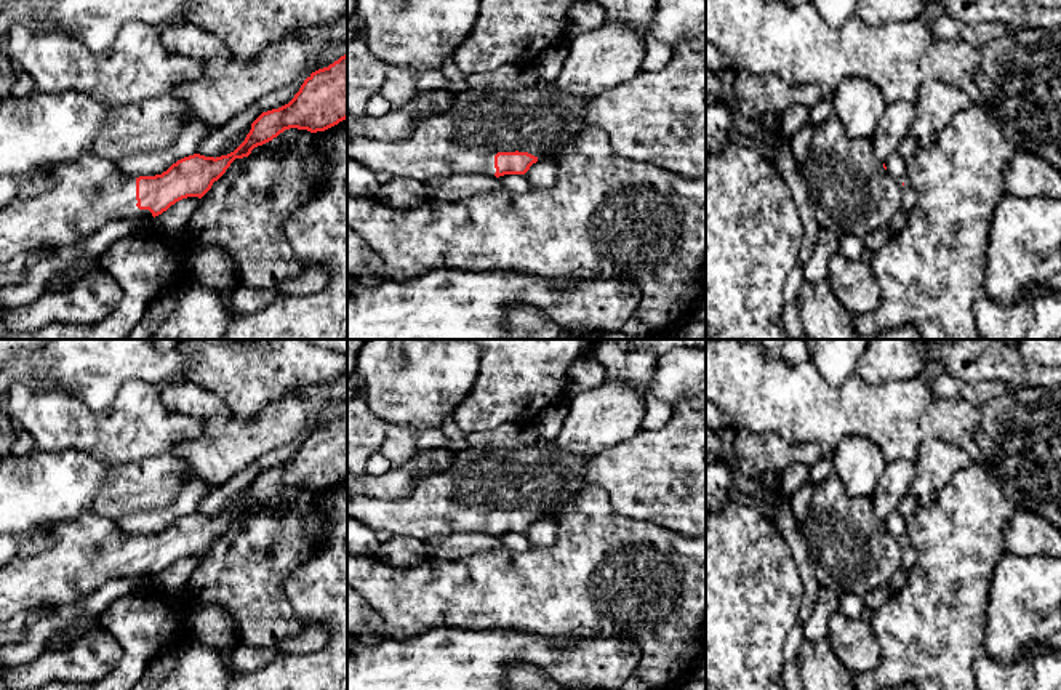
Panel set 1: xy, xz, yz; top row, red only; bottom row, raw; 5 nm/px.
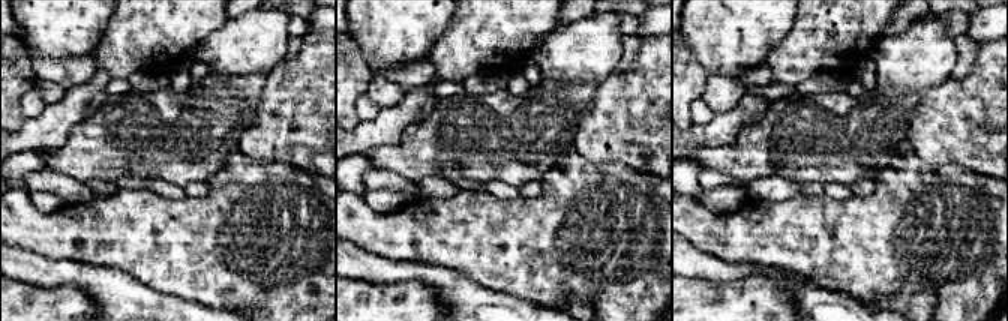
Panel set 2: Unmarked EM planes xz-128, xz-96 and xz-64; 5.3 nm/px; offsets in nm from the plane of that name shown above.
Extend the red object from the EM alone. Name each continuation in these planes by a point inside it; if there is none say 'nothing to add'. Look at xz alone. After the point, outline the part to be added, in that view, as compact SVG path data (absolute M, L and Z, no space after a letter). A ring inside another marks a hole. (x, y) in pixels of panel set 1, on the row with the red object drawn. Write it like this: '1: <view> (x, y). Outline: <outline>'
1: xz (463, 141). Outline: M526 86L520 90L499 90L494 96L491 90L472 88L461 94L454 94L453 106L446 114L427 115L421 120L406 139L398 141L373 141L368 138L355 138L347 141L347 158L365 165L373 173L387 171L397 178L411 178L426 183L430 178L450 175L485 175L494 176L494 155L498 152L528 152L538 158L555 158L571 139L575 139L586 126L586 112L592 99L563 93L546 91L541 86Z

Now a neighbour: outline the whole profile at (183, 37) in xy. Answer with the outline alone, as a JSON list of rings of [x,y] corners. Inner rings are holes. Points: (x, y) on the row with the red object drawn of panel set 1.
[[[186,19],[160,27],[160,43],[173,53],[200,62],[230,59],[230,53],[219,37]]]

